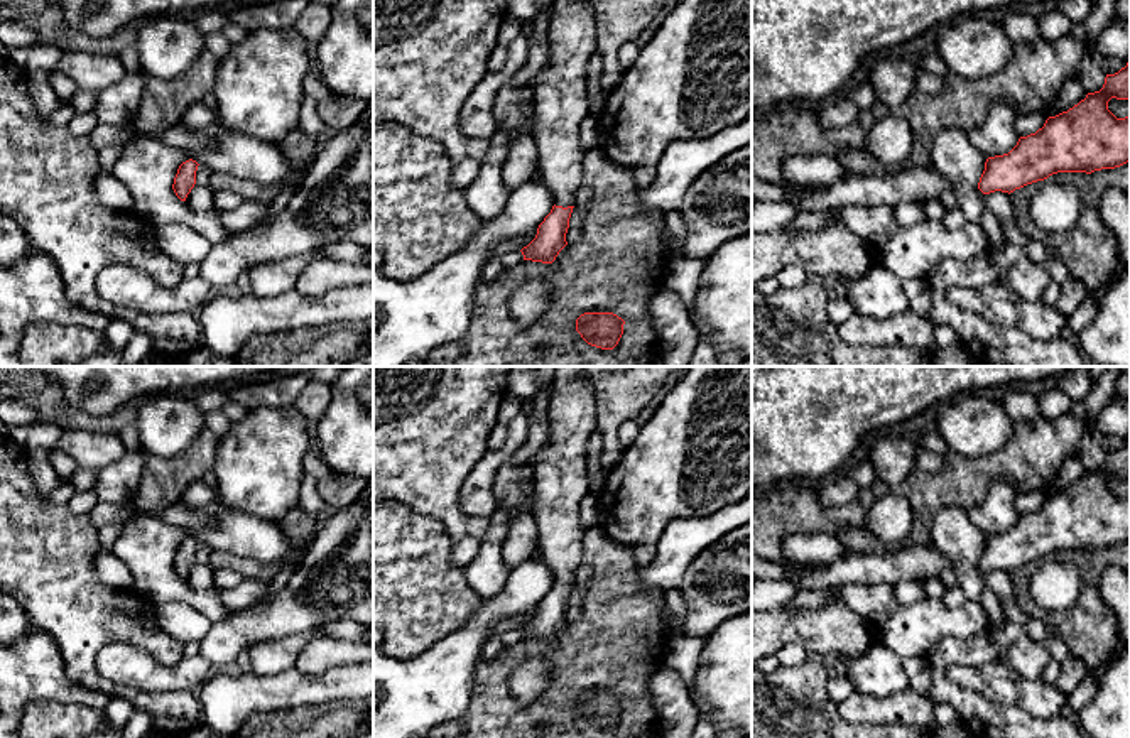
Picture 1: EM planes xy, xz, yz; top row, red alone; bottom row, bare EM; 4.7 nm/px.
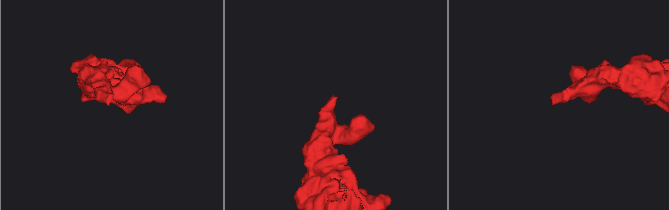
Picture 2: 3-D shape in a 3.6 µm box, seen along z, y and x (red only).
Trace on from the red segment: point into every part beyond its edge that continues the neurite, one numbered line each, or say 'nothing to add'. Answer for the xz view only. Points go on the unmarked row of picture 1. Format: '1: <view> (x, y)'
1: xz (561, 483)

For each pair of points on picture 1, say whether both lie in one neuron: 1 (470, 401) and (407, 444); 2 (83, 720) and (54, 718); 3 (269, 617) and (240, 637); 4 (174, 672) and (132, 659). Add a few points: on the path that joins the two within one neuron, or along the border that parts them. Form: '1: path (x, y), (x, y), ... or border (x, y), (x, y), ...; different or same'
1: path (455, 401), (423, 429); same
2: path (76, 720), (61, 720); same
3: path (262, 622), (247, 630); same
4: path (164, 672), (146, 672), (142, 669); same

